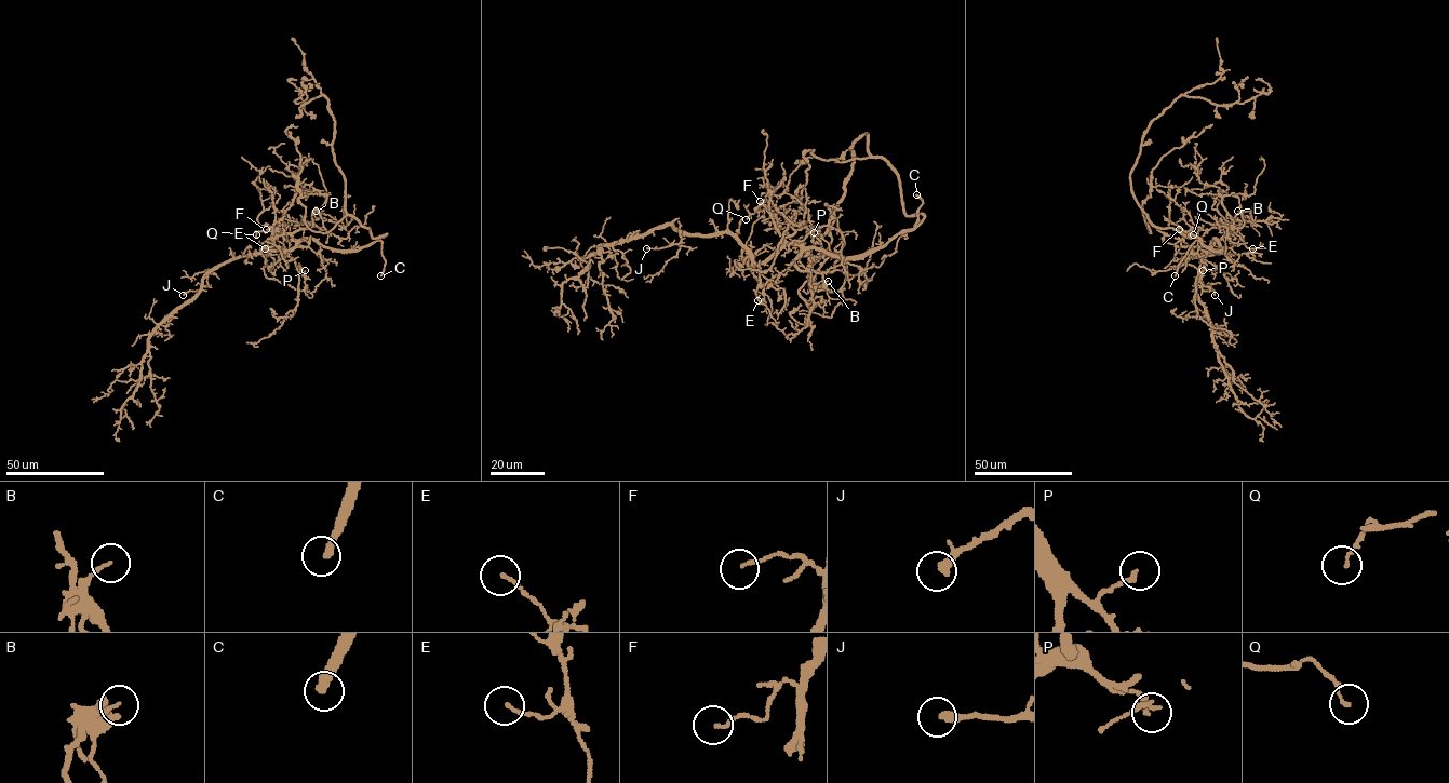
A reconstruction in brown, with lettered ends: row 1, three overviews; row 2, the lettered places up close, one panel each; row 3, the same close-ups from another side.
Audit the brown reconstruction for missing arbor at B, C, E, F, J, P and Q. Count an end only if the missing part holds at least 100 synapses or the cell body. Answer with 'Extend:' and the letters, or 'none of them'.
Extend: C

